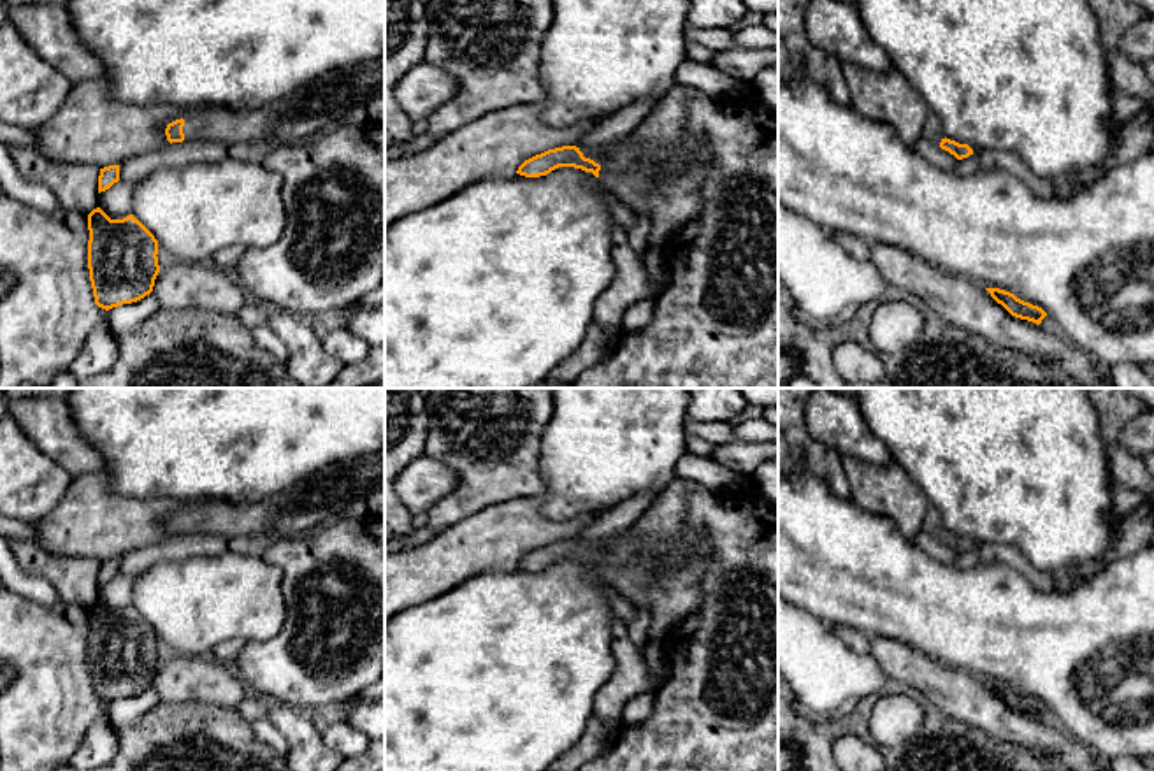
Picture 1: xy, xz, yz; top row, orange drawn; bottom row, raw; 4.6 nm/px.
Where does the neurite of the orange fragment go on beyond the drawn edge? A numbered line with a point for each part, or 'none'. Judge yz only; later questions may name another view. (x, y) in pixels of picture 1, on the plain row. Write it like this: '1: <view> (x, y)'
1: yz (933, 526)

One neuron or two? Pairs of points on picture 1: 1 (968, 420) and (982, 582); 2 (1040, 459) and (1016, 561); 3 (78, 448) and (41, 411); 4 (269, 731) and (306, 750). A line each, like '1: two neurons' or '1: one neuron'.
1: two neurons
2: two neurons
3: one neuron
4: two neurons

